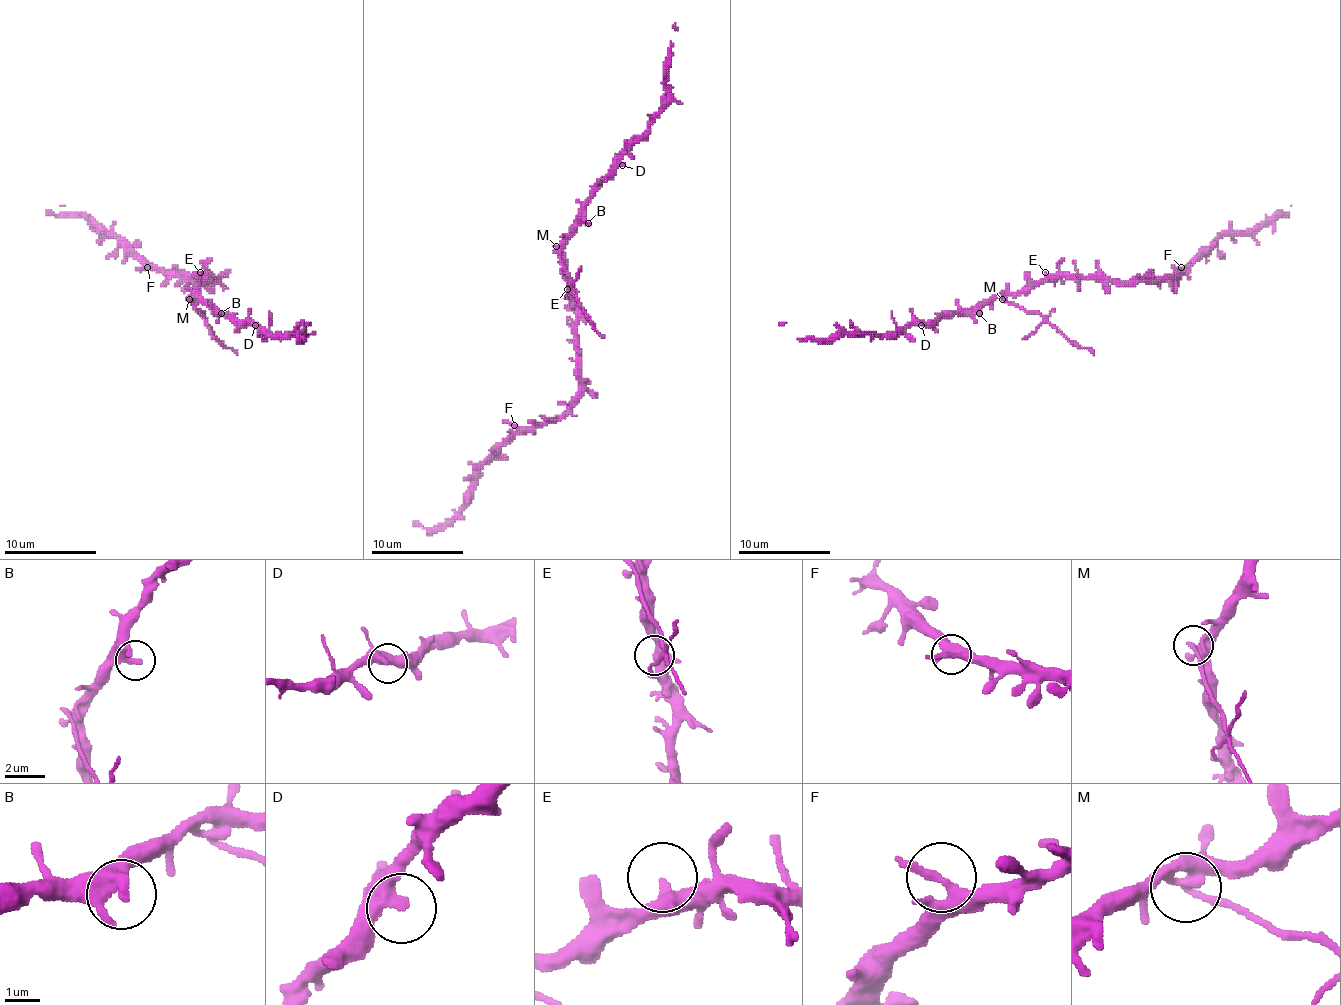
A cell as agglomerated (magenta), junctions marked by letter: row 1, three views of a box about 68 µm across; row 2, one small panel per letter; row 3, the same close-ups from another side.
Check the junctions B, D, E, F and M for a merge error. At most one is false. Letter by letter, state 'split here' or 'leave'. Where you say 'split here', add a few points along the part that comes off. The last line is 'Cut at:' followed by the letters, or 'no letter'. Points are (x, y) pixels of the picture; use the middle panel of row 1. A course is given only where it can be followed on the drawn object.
B: leave
D: leave
E: leave
F: leave
M: split here; course (556, 246), (579, 305), (604, 337)
Cut at: M

